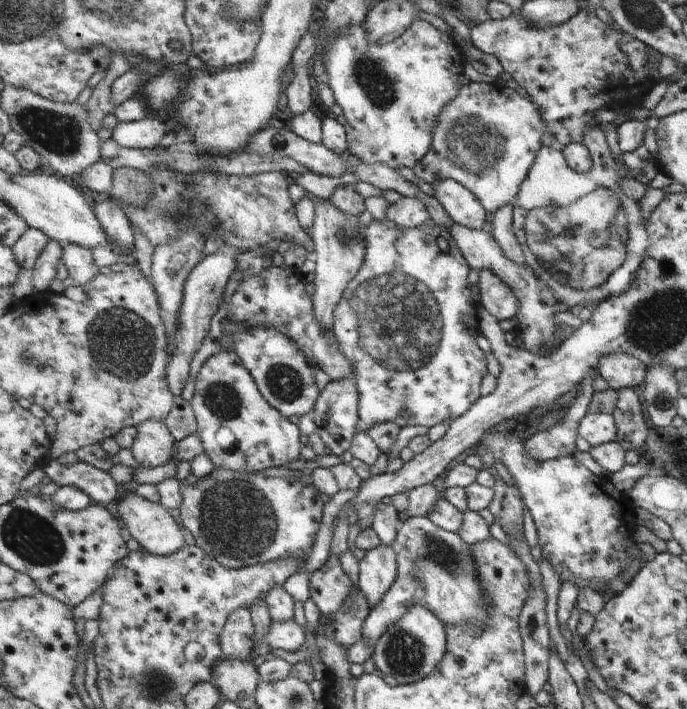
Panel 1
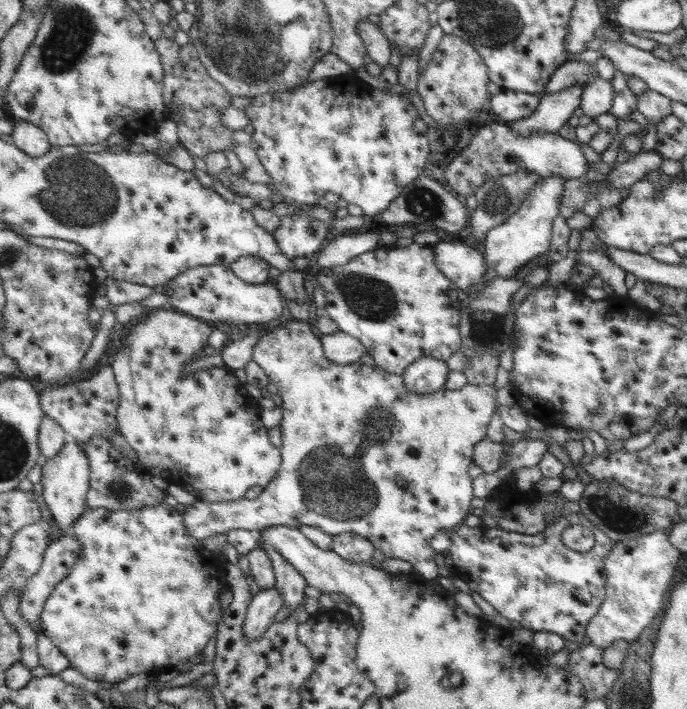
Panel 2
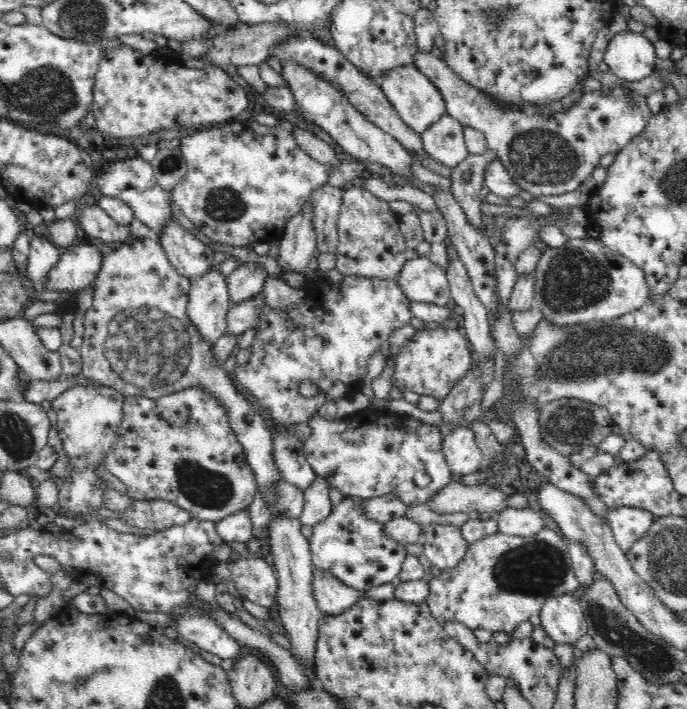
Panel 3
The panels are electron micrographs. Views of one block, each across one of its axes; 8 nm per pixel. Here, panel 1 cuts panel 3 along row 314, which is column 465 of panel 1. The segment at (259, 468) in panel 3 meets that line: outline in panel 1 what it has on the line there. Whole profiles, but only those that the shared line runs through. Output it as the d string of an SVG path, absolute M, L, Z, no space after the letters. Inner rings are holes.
M471 82L445 106L433 132L433 150L413 172L431 186L445 180L461 182L477 196L487 216L493 216L517 198L521 182L527 178L539 148L543 148L541 138L545 132L545 122L529 98L521 98L511 88Z

